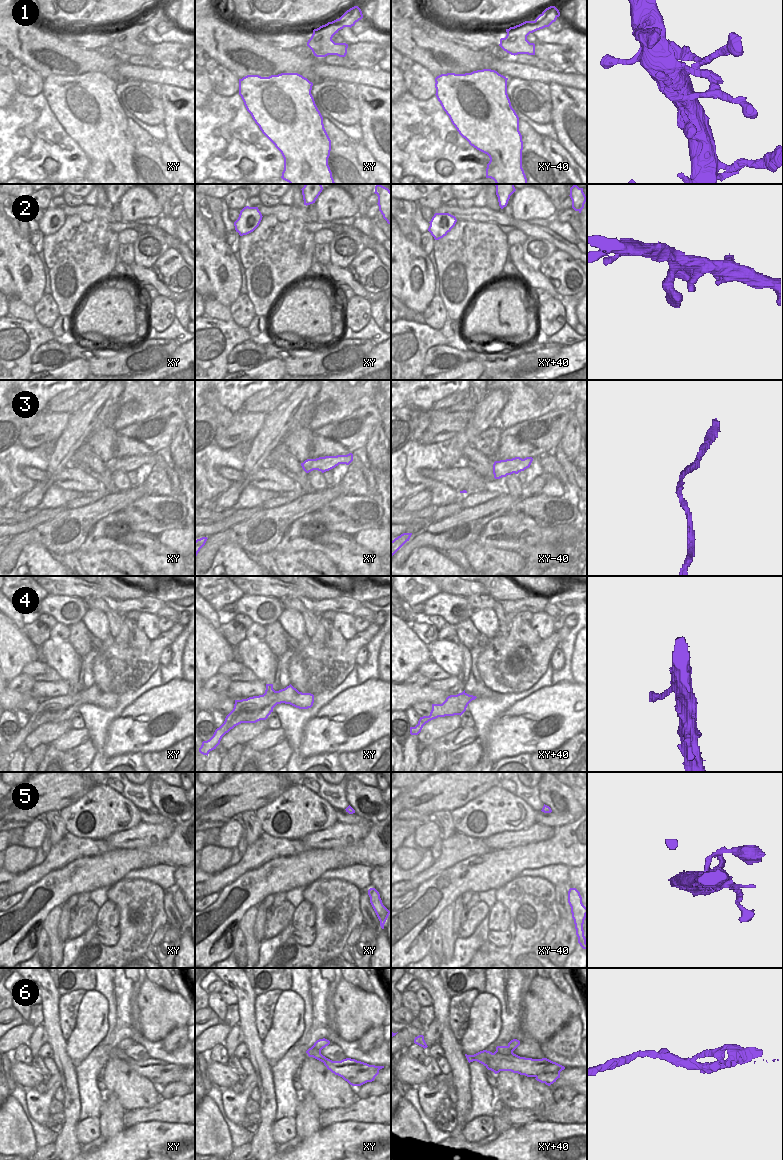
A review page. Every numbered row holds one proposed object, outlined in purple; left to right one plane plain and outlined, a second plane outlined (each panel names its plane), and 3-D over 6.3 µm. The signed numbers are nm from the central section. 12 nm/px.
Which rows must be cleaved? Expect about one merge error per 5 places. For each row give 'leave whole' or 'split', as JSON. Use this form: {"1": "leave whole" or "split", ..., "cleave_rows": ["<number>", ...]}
{"1": "leave whole", "2": "leave whole", "3": "leave whole", "4": "leave whole", "5": "leave whole", "6": "leave whole", "cleave_rows": []}

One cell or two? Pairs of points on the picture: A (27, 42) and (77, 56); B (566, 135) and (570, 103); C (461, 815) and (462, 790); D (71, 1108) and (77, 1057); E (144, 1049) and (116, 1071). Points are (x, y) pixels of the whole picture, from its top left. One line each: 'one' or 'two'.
A: one
B: one
C: two
D: two
E: two

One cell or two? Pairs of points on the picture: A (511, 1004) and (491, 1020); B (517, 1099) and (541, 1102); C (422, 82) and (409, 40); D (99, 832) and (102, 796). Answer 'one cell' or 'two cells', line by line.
A: two cells
B: one cell
C: two cells
D: one cell

